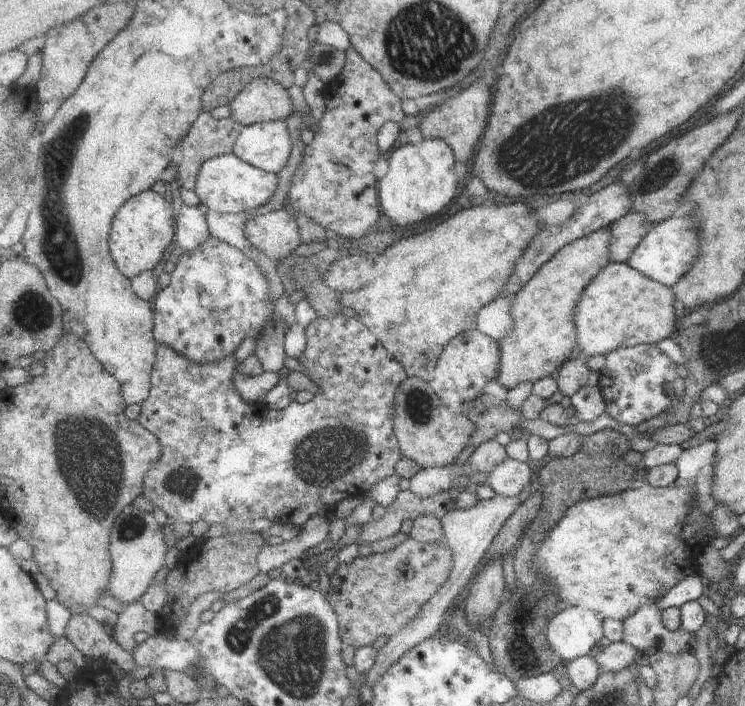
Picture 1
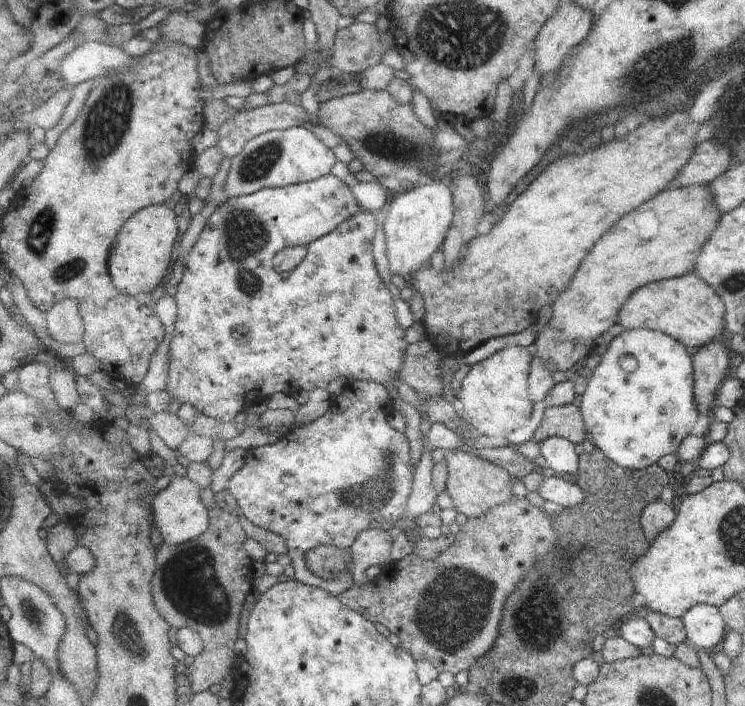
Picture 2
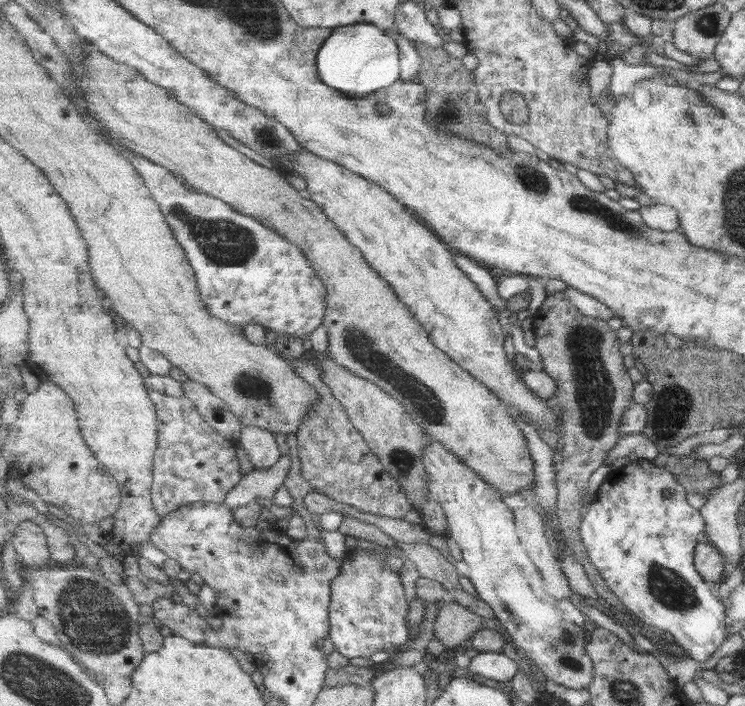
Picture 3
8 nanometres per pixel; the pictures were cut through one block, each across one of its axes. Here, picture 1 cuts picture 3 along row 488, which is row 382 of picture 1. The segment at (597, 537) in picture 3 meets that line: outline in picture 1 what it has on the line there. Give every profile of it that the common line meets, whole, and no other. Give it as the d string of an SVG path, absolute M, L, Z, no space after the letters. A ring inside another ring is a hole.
M655 343L623 347L607 353L604 367L597 373L607 414L637 428L649 419L664 415L675 401L683 398L684 378L677 374L677 364Z

